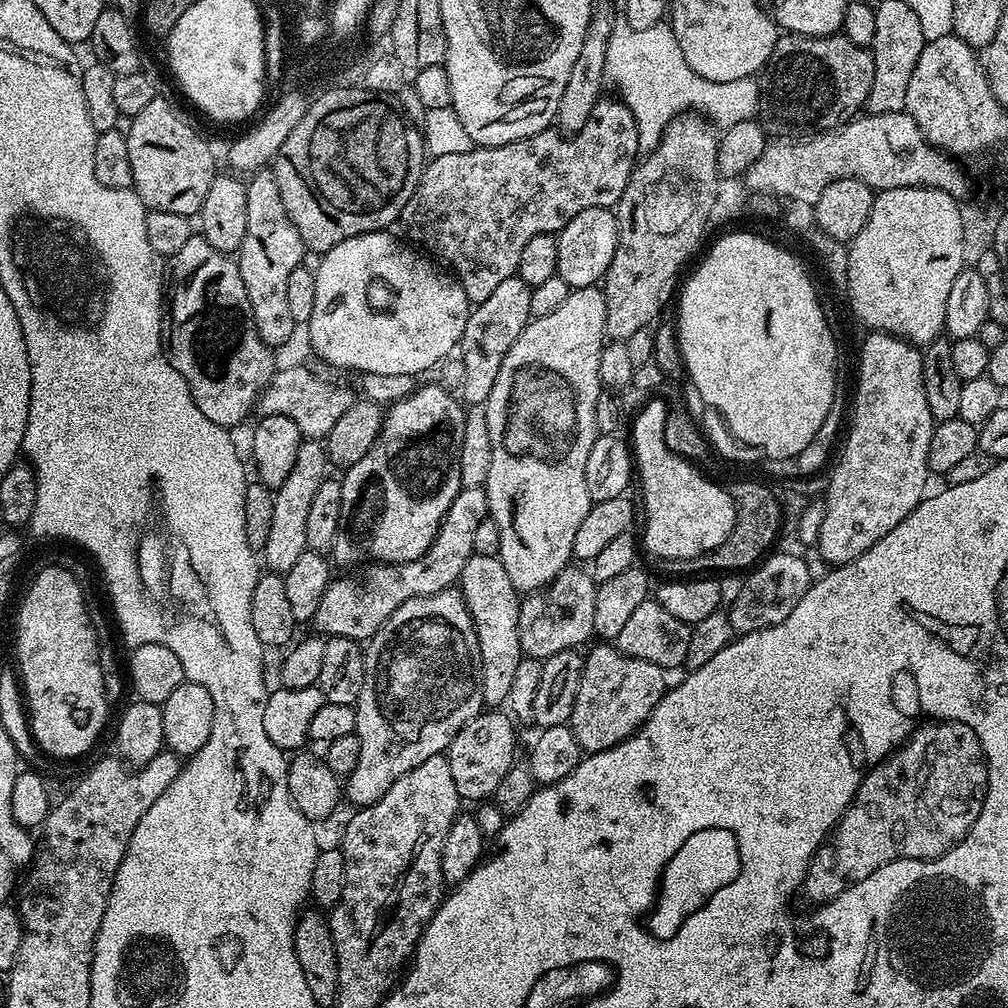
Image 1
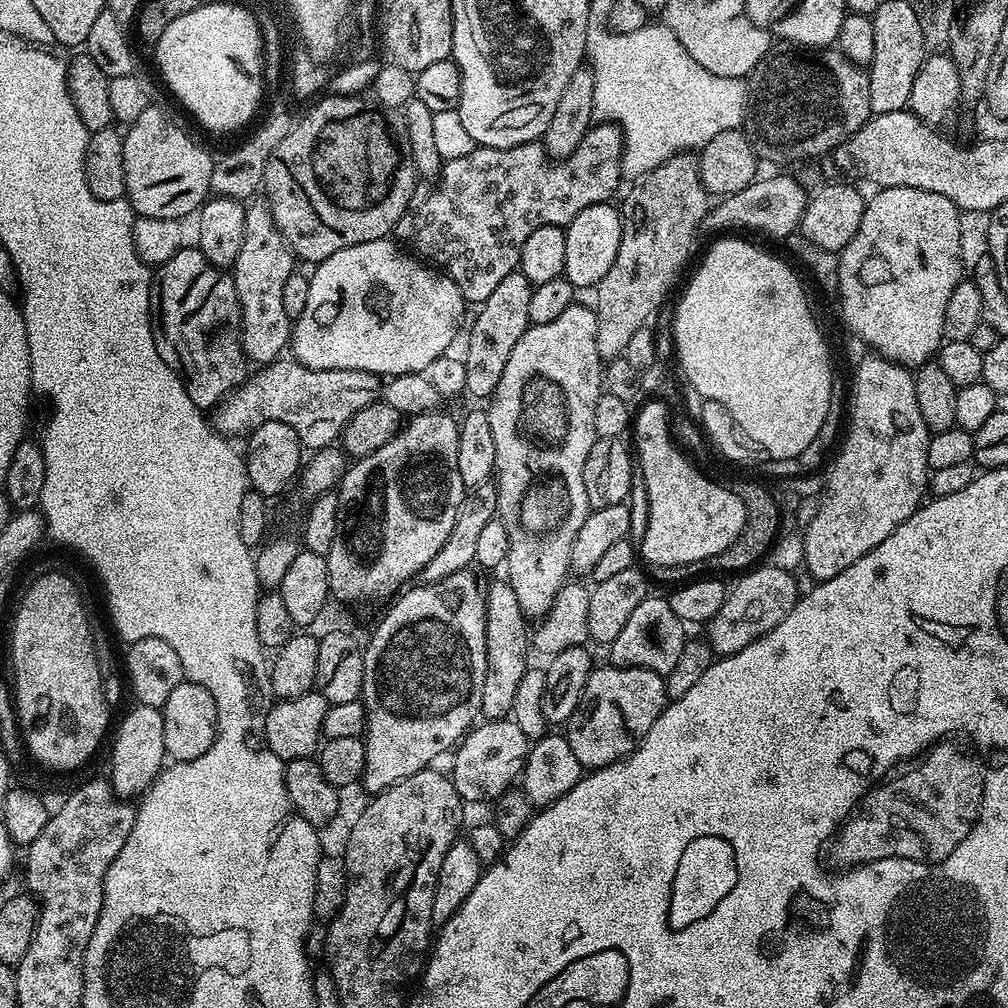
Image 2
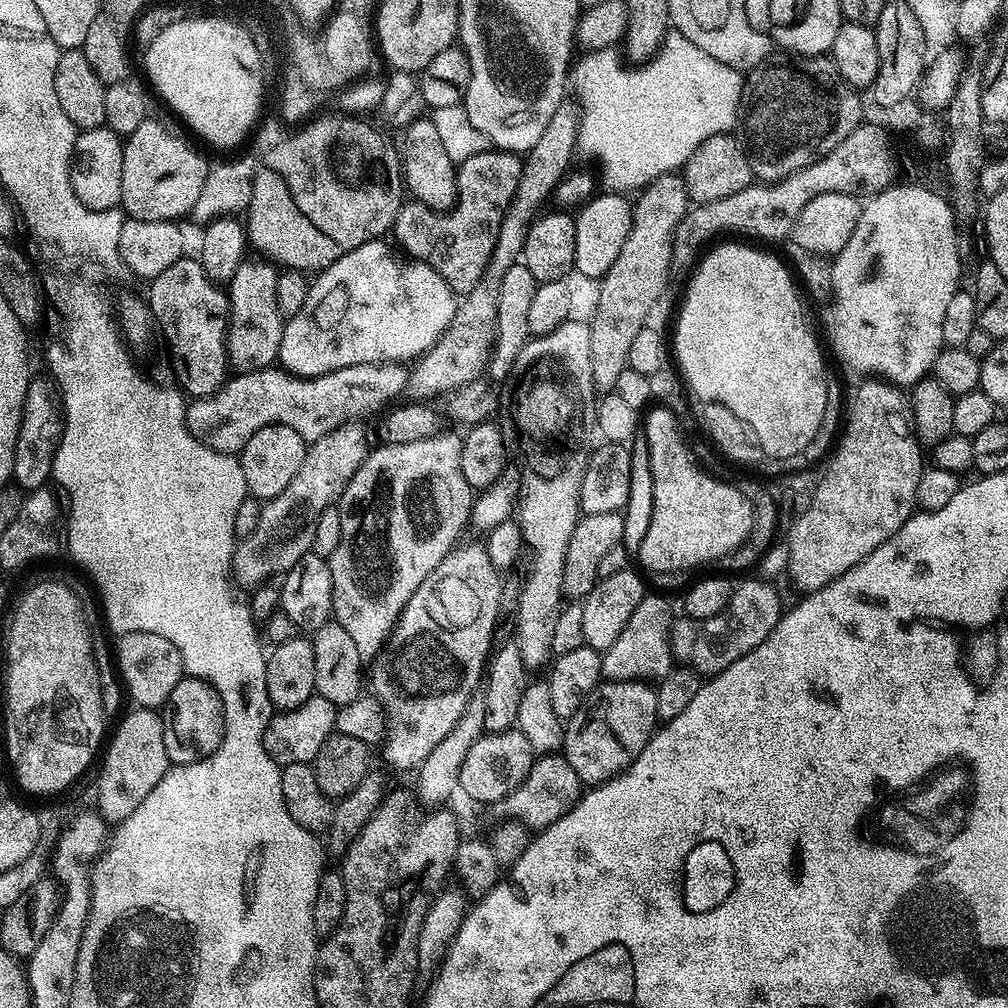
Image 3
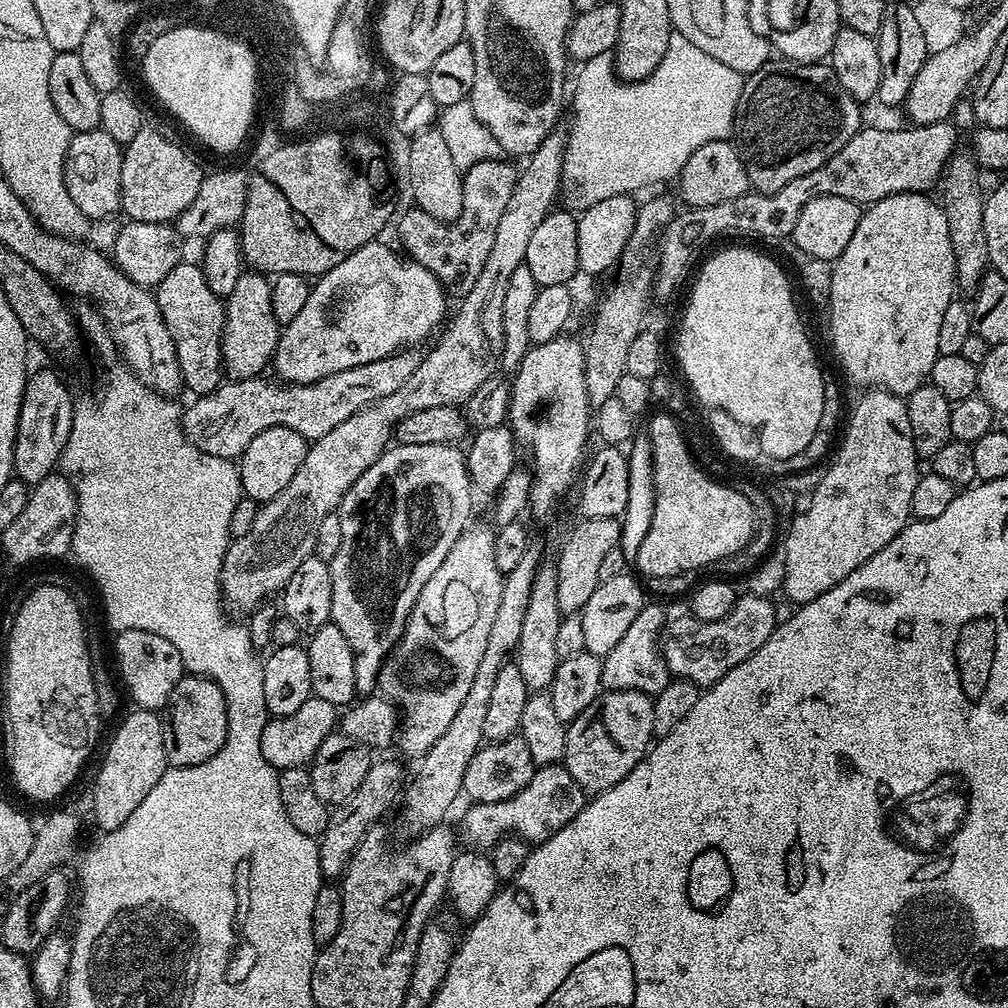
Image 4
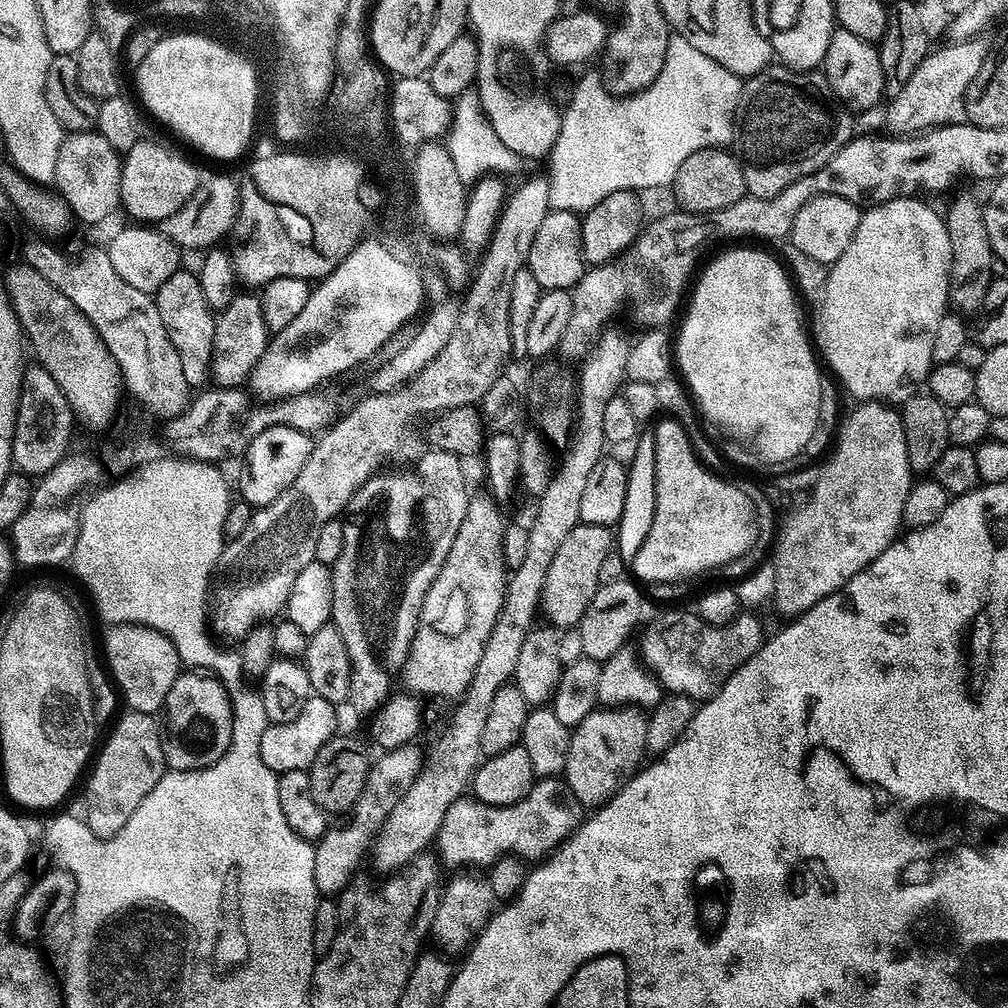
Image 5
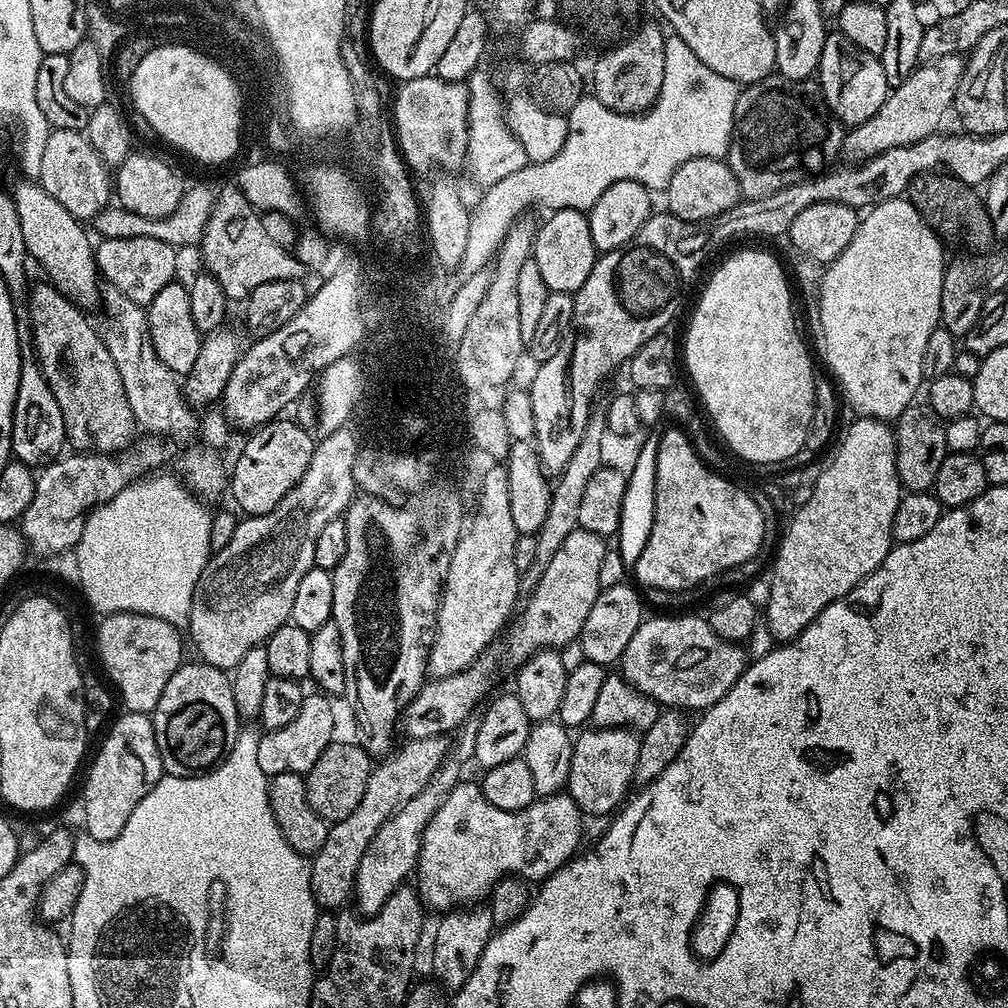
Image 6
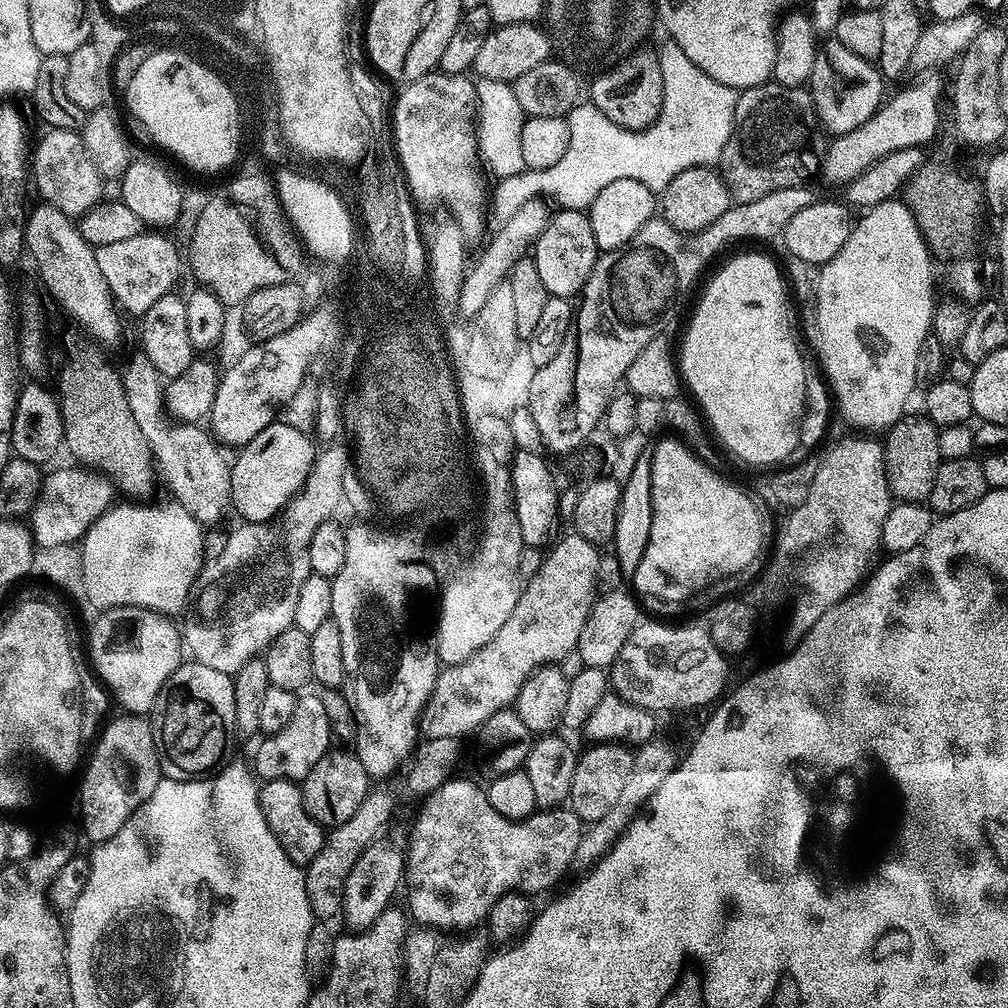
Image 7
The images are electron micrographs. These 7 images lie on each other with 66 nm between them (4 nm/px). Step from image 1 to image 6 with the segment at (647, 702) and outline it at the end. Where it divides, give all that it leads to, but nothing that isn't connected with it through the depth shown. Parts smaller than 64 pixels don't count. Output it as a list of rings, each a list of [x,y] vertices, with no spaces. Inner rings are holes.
[[[592,726],[575,737],[566,791],[574,798],[574,802],[585,817],[604,815],[607,817],[625,803],[629,795],[628,787],[634,784],[636,777],[639,749],[640,736],[631,728]]]

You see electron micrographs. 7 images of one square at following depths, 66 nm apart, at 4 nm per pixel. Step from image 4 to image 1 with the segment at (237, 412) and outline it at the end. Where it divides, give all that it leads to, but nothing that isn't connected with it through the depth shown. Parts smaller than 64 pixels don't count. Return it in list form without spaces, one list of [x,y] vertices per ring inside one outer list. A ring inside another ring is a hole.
[[[281,367],[266,387],[258,401],[260,416],[282,414],[282,418],[290,418],[294,426],[298,426],[301,437],[309,441],[323,441],[334,430],[334,422],[350,410],[354,402],[354,395],[348,388],[339,388],[328,380],[319,380],[308,368]]]

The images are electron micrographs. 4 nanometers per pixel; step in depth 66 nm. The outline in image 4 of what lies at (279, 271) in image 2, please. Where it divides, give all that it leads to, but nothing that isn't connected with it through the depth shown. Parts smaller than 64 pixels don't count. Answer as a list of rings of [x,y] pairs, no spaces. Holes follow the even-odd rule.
[[[255,270],[245,271],[234,286],[234,294],[224,306],[224,336],[222,339],[222,372],[228,380],[254,380],[264,366],[273,361],[281,325],[277,324],[270,306],[272,285],[267,275]]]

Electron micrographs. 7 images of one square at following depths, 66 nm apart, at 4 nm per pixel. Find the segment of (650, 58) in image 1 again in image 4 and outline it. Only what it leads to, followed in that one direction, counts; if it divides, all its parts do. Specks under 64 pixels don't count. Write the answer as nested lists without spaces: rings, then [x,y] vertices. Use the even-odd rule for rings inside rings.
[[[673,31],[670,42],[666,46],[666,54],[662,54],[662,62],[651,72],[645,80],[633,80],[631,82],[621,80],[616,74],[614,60],[611,55],[599,56],[583,61],[579,65],[580,73],[576,76],[576,89],[572,92],[572,125],[566,128],[568,141],[564,151],[564,161],[562,162],[562,180],[565,185],[576,188],[578,195],[584,199],[585,205],[598,202],[602,198],[614,198],[615,196],[627,196],[636,194],[639,188],[648,188],[651,184],[660,184],[663,180],[675,181],[680,175],[682,166],[686,166],[686,158],[698,150],[698,146],[706,146],[706,142],[715,140],[726,140],[733,135],[736,122],[736,107],[742,94],[742,86],[745,77],[739,72],[730,70],[730,66],[725,66],[723,62],[718,62],[718,58],[710,58],[710,54],[698,50],[690,38],[686,38],[681,32]]]

